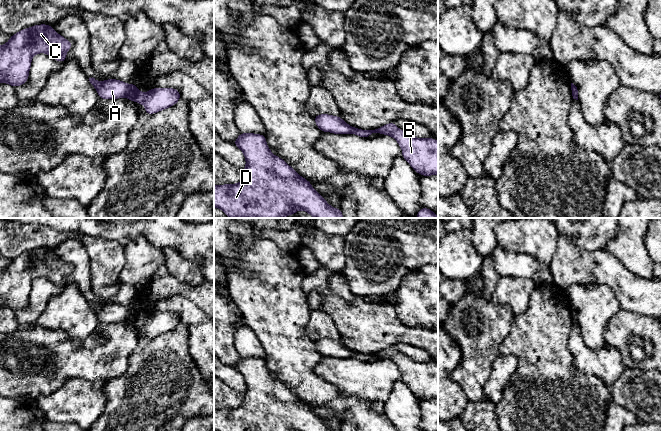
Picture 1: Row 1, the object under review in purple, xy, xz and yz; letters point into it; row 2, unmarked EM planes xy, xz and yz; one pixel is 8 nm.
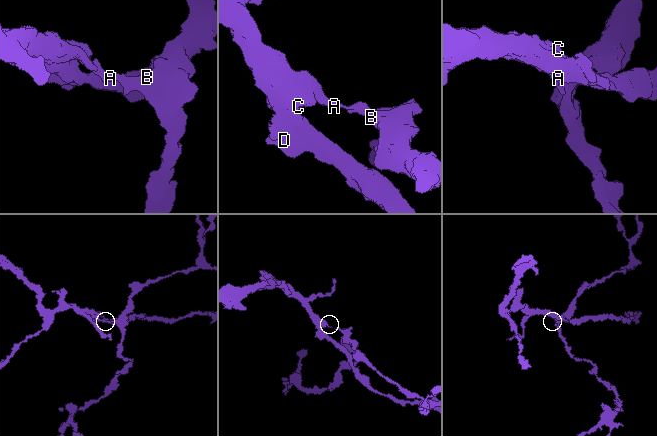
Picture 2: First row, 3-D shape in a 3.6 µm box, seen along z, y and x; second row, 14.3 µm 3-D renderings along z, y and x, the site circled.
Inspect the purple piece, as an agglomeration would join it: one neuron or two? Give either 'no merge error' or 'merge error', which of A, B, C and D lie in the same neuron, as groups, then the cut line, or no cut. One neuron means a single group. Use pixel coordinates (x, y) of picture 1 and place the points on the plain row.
merge error | A C D / B | xy (129, 309), (126, 320)

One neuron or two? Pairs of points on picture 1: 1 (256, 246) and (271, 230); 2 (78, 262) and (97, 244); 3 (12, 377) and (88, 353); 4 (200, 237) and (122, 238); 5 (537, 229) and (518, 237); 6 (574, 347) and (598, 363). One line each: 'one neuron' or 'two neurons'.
1: two neurons
2: two neurons
3: one neuron
4: one neuron
5: one neuron
6: one neuron

